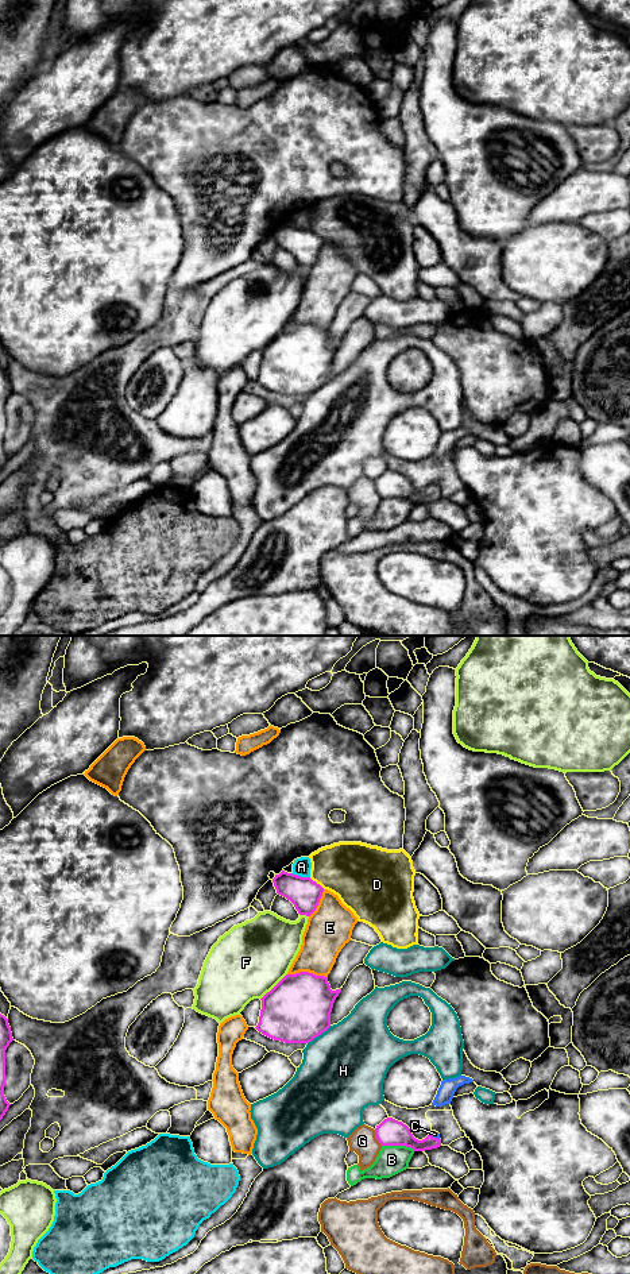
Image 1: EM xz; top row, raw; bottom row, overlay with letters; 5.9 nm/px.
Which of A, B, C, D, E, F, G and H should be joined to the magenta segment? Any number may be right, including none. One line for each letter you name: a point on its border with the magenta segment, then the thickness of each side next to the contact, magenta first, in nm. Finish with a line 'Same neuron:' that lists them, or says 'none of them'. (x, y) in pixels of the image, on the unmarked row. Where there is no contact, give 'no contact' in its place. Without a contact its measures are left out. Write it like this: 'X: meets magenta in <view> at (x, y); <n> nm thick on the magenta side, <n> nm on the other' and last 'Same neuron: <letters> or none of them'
C: meets magenta in xz at (435, 490); 150 nm thick on the magenta side, 40 nm on the other
Same neuron: C

